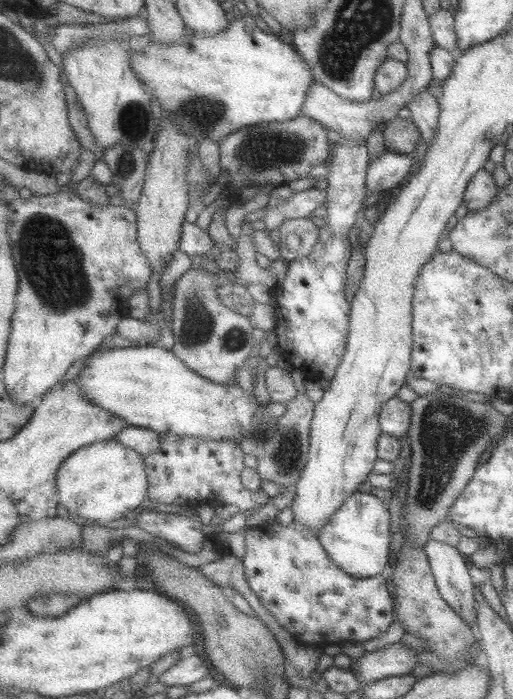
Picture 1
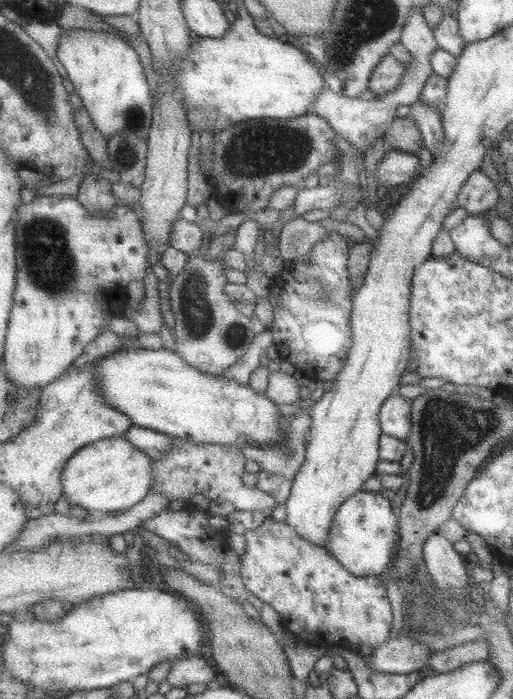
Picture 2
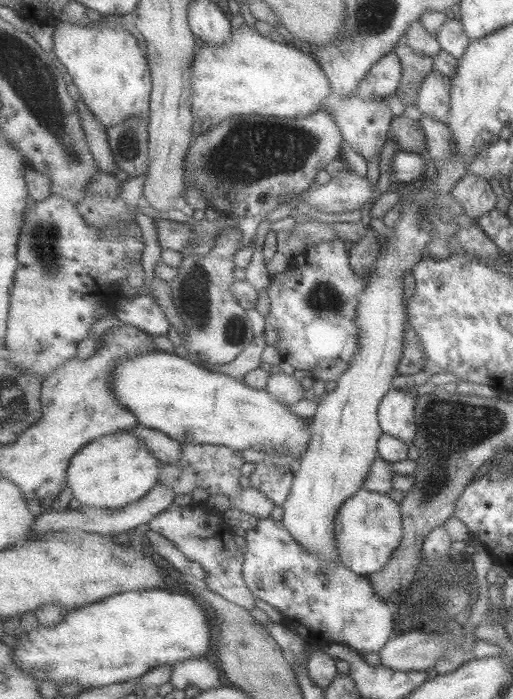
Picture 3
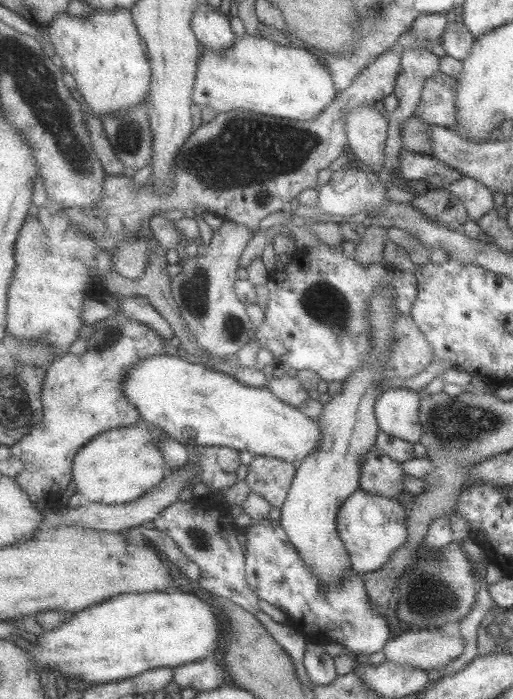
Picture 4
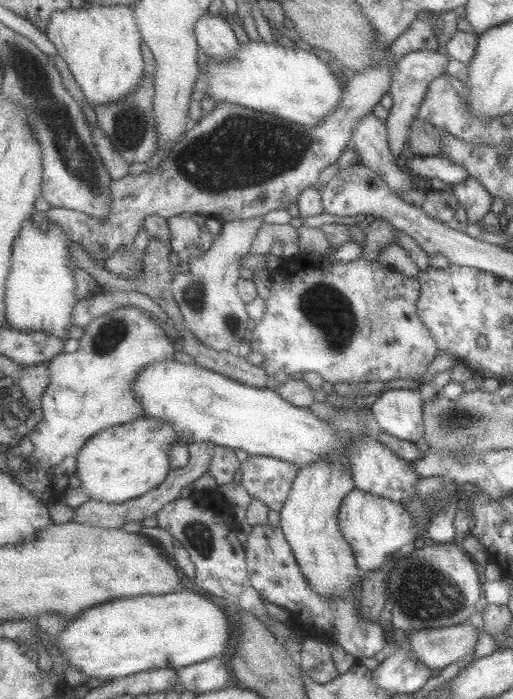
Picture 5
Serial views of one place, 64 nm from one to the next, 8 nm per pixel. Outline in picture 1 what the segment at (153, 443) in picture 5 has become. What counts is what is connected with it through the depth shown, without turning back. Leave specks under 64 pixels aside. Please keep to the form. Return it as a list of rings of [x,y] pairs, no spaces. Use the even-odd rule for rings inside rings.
[[[113,438],[96,442],[76,450],[62,465],[58,472],[59,502],[67,508],[70,517],[77,514],[86,518],[87,523],[105,524],[124,518],[147,500],[150,478],[145,466],[146,456],[130,446]]]

